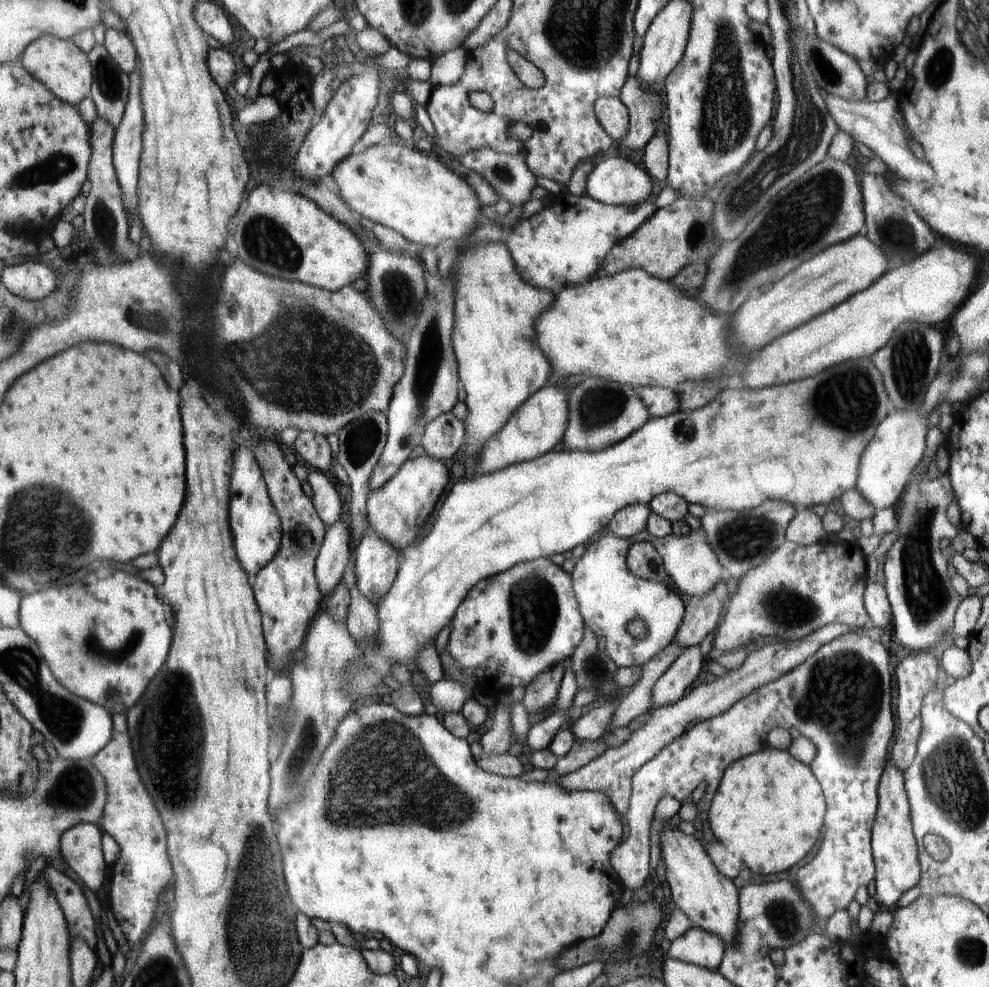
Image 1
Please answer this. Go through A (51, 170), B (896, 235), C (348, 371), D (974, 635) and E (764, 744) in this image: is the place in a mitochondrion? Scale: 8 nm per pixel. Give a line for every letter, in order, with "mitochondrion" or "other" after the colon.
A: mitochondrion
B: mitochondrion
C: mitochondrion
D: other
E: other

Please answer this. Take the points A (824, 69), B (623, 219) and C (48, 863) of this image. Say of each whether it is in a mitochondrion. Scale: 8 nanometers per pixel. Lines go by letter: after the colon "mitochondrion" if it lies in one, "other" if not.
A: mitochondrion
B: other
C: other

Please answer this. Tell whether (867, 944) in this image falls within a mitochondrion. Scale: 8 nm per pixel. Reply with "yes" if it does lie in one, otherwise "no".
no

